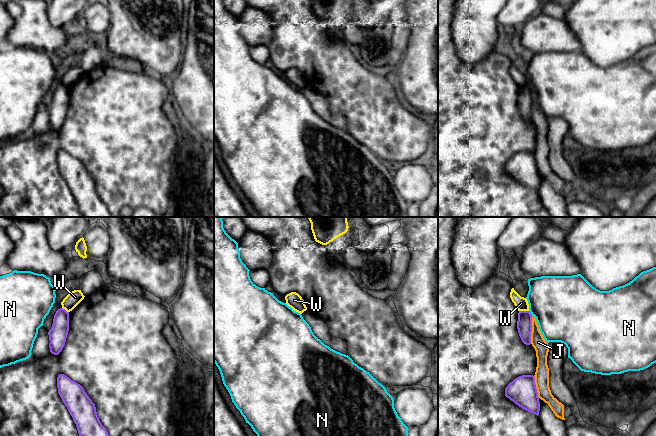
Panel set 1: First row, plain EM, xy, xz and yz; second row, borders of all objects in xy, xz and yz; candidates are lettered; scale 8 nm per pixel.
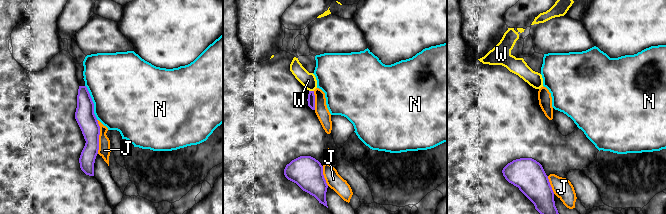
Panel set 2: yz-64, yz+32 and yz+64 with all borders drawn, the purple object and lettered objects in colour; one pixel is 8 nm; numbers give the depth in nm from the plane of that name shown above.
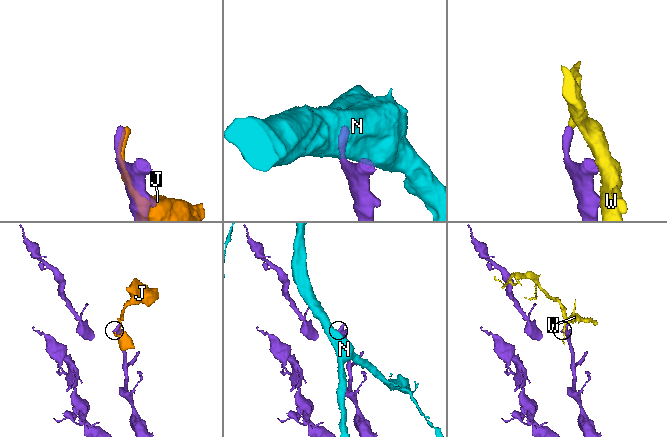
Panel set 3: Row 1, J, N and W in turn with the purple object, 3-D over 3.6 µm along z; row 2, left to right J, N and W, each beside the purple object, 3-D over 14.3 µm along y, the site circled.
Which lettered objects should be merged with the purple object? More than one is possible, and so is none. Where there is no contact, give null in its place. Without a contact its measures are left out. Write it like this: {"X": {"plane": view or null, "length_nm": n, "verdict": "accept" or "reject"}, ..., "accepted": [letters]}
{"J": {"plane": "yz", "length_nm": 220, "verdict": "reject"}, "N": {"plane": "yz", "length_nm": 50, "verdict": "reject"}, "W": {"plane": "yz", "length_nm": 80, "verdict": "reject"}, "accepted": []}

